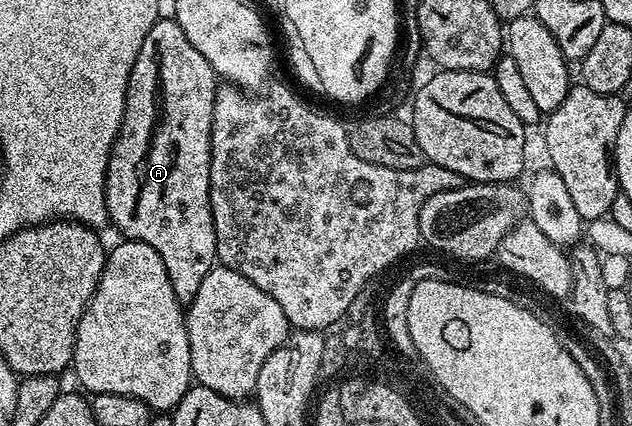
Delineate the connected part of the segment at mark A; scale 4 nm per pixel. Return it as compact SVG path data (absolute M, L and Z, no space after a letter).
M158 19L151 27L147 39L143 39L143 47L135 59L135 67L129 76L129 83L129 101L125 104L125 122L121 124L119 147L114 147L111 151L105 176L105 198L107 199L109 220L112 228L115 227L122 233L120 235L122 238L142 241L155 247L155 251L159 251L159 259L163 259L163 267L167 267L167 279L171 279L171 287L175 290L175 295L181 302L188 303L193 300L195 291L199 291L203 279L207 279L207 275L214 265L218 264L215 227L209 206L209 164L211 163L211 119L215 111L215 95L219 88L219 78L211 67L211 63L207 63L207 59L203 59L203 55L199 55L199 51L195 51L191 39L187 39L187 35L183 35L183 27L179 27L179 23L175 19Z

